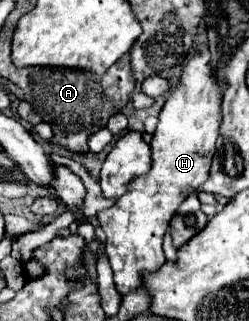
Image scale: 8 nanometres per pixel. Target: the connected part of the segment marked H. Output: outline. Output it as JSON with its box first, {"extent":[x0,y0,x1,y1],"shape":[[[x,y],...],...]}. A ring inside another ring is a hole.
{"extent":[96,48,222,296],"shape":[[[202,48],[184,68],[180,82],[170,90],[168,100],[158,116],[158,126],[150,142],[152,170],[134,178],[130,190],[114,202],[112,208],[96,214],[106,232],[106,254],[114,270],[114,282],[122,296],[144,286],[144,274],[156,272],[164,262],[162,240],[178,206],[198,186],[206,182],[214,144],[220,126],[222,90],[210,74],[210,52]]]}

